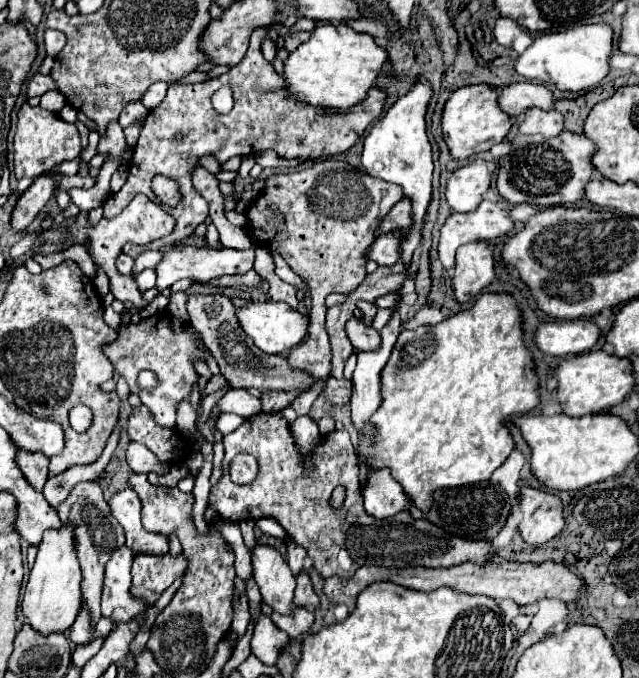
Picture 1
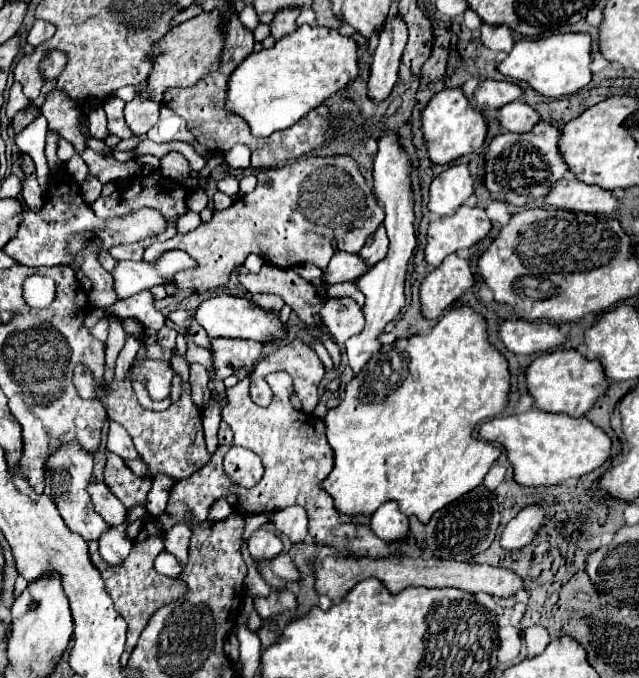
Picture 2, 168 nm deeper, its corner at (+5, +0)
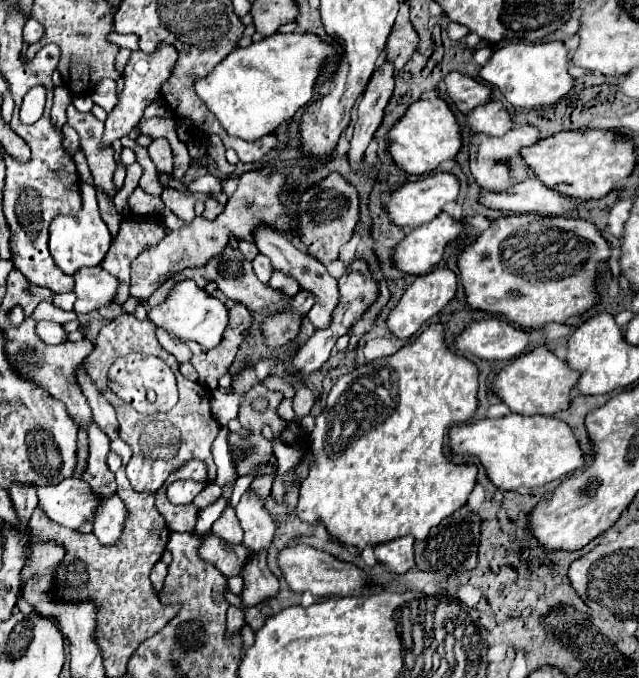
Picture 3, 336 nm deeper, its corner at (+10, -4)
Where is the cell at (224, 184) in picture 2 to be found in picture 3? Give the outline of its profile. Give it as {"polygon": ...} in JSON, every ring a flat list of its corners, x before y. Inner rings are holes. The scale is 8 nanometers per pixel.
{"polygon":[[207,174,185,185,193,193,201,192,211,194,222,192,221,180,211,174]]}

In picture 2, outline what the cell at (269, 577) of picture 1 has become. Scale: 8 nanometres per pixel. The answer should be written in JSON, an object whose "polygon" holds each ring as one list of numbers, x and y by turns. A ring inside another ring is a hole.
{"polygon":[[258,529,250,539,248,539,248,551,256,563,270,561,282,553,282,541,266,529]]}

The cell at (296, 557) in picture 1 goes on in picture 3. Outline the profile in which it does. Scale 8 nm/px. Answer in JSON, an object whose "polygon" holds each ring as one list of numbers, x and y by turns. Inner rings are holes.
{"polygon":[[429,325,411,345,401,347,395,355,391,357,383,357,377,361,371,361,367,365,363,365,361,369,355,369,347,375,343,375,333,389,329,391,327,399,325,399,325,407,323,411,315,417,317,425,313,429,313,433,309,435,309,451,313,455,313,463,309,465,309,475,303,479,301,483,301,491,299,491,299,503,295,507,295,513,301,521,317,525,319,521,323,523,323,527,327,529,327,533,341,545,349,547,349,549,357,549,363,551,367,545,381,545,381,543,389,543,397,537,403,535,413,535,415,539,425,539,429,535,429,531,433,527,437,527,443,519,447,519,449,515,453,515,459,507,465,505,469,493,475,487,475,477,477,477,477,467,473,465,453,465,449,463,449,459,443,453,443,431,447,431,451,425,459,425,465,423,473,417,475,409,477,409,477,377,479,371,477,367,467,361,465,357,453,355,445,345,443,345,443,325],[357,423,373,423,373,427,363,433,361,437,357,437]]}

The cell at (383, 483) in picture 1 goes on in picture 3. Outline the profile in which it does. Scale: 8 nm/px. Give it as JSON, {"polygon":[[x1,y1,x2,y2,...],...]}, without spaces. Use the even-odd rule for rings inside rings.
{"polygon":[[399,537,389,545,375,547,375,557,393,575,405,575,413,565,413,537]]}

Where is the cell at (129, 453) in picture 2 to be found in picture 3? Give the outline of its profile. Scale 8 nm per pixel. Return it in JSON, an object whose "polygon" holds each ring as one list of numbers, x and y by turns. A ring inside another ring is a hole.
{"polygon":[[83,365,77,369,77,381,83,389,83,395,93,411,93,419,97,421,97,425,101,425,101,429,107,433,109,439,117,439,117,417,115,417,115,409,113,405,103,397,103,393,97,389,97,385,93,383,93,379,87,375,87,371,83,369]]}

